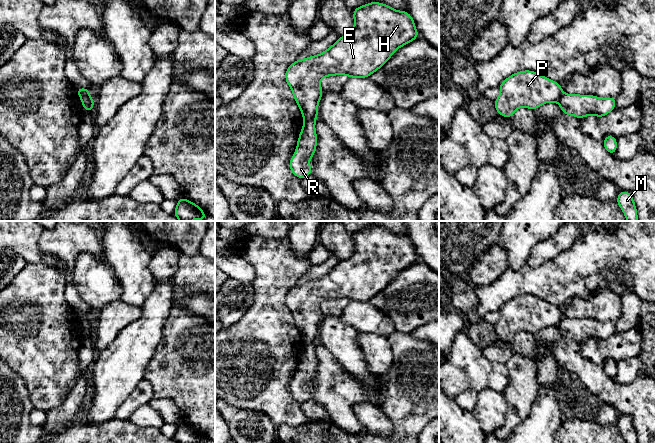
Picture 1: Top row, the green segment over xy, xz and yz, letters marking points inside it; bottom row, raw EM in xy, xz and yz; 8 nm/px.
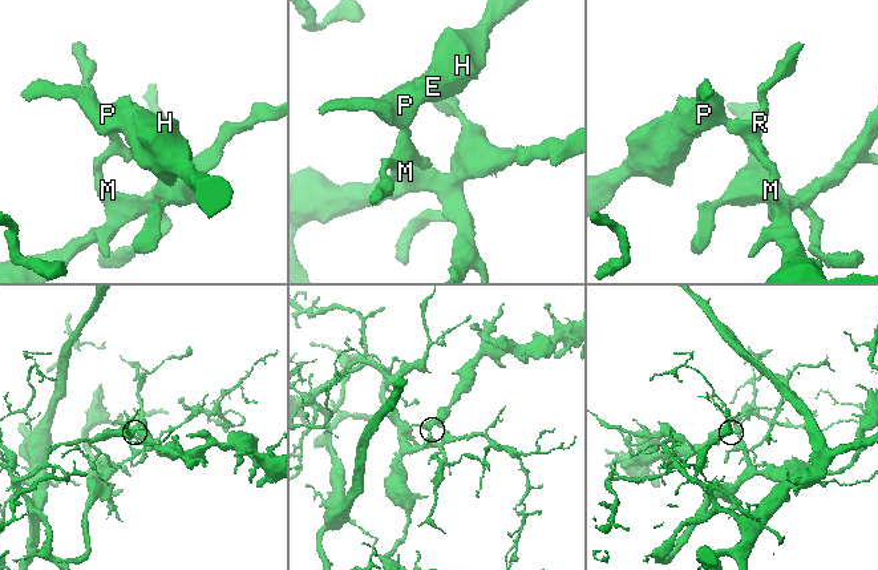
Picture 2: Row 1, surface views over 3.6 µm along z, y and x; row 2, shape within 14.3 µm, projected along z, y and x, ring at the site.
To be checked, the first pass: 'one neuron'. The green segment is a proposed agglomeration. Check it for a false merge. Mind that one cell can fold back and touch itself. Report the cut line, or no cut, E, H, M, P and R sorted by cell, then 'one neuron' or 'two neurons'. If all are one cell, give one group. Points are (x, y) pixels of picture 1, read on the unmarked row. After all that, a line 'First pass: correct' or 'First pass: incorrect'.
xz (315, 341), (304, 345) | E H P / M R | two neurons
First pass: incorrect

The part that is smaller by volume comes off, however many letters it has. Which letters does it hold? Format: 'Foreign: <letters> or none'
Foreign: E, H, P

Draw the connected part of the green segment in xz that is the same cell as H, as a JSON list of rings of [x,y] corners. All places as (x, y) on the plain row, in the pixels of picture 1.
[[[370,226],[355,232],[353,235],[354,253],[348,259],[338,262],[330,272],[318,279],[310,280],[293,286],[285,296],[286,307],[290,310],[294,324],[298,328],[304,345],[318,341],[318,328],[322,322],[323,314],[320,304],[323,301],[346,299],[350,302],[368,302],[380,293],[400,271],[409,268],[419,261],[415,246],[409,236],[398,235],[392,231],[378,226]]]

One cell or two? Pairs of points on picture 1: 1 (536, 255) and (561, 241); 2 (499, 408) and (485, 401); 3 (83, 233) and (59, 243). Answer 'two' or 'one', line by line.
1: one
2: one
3: one

